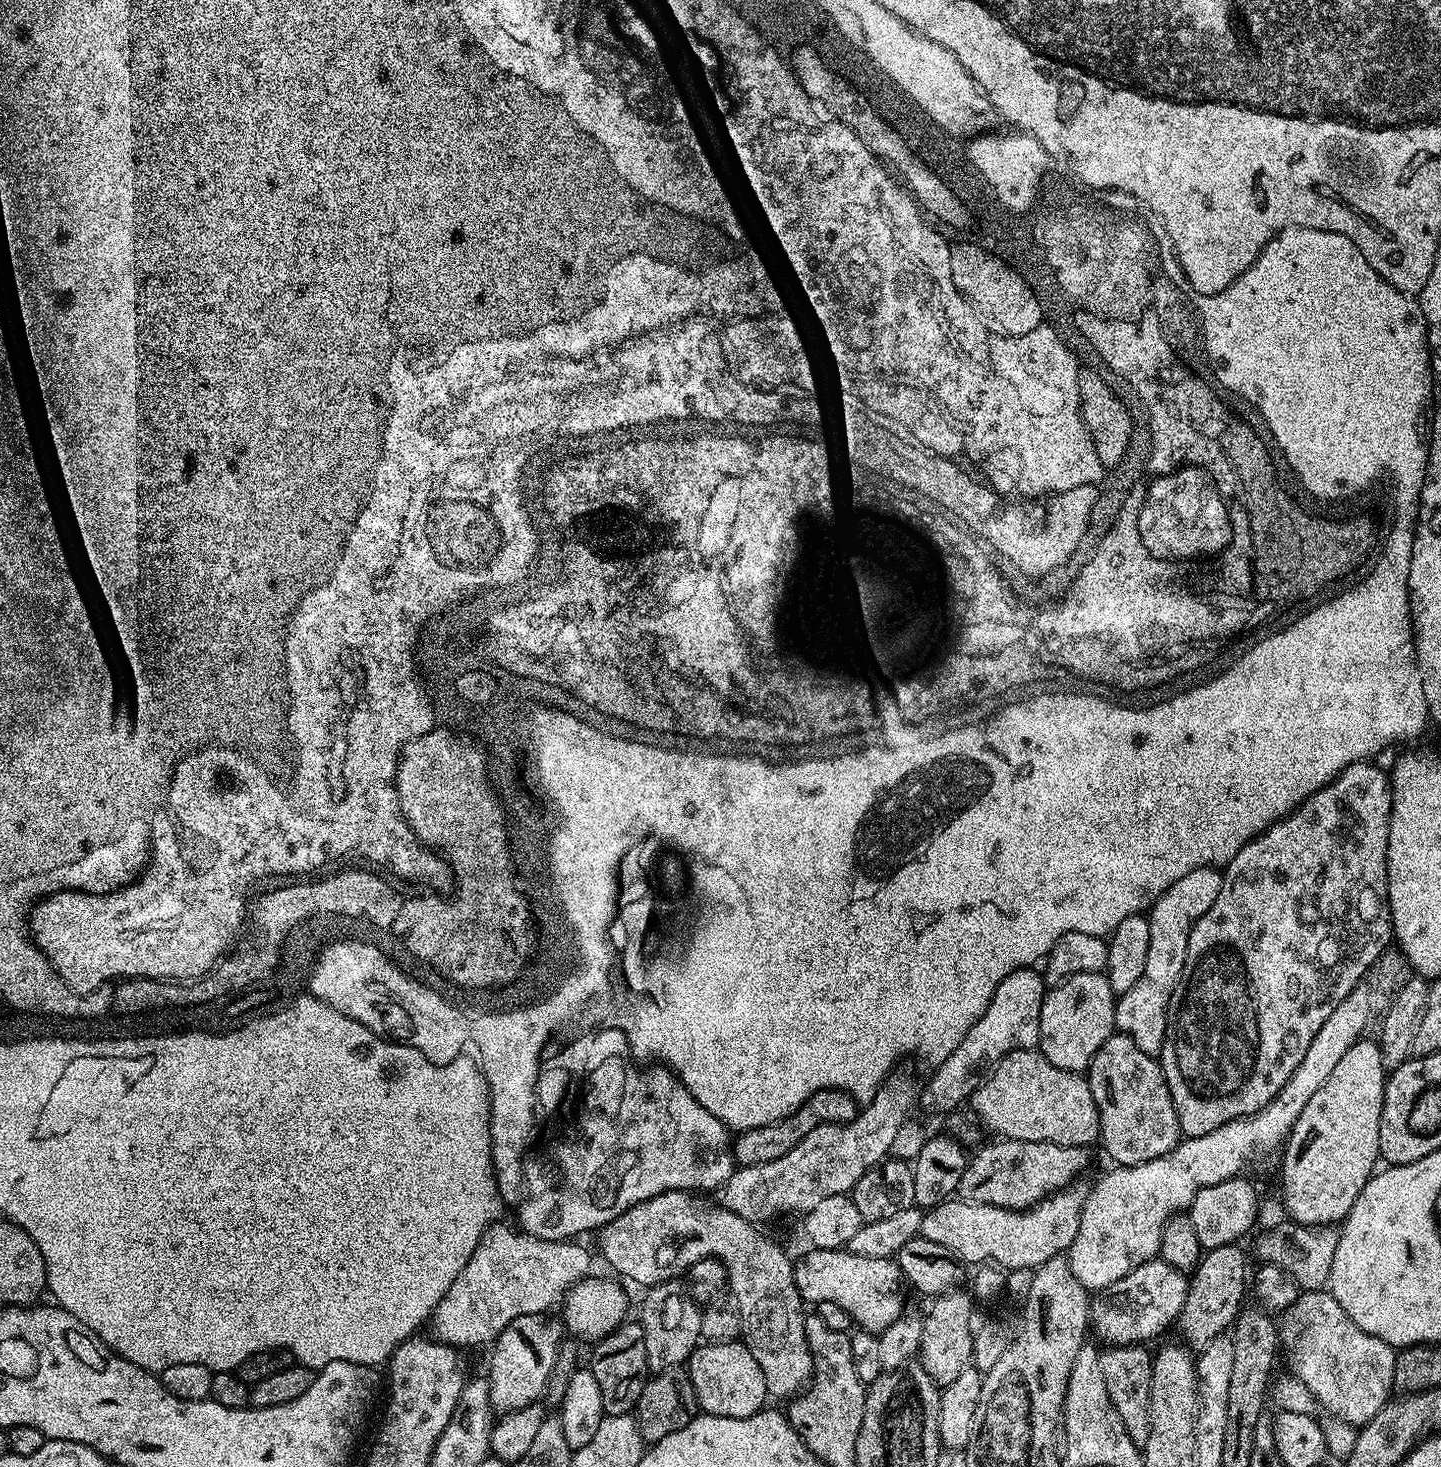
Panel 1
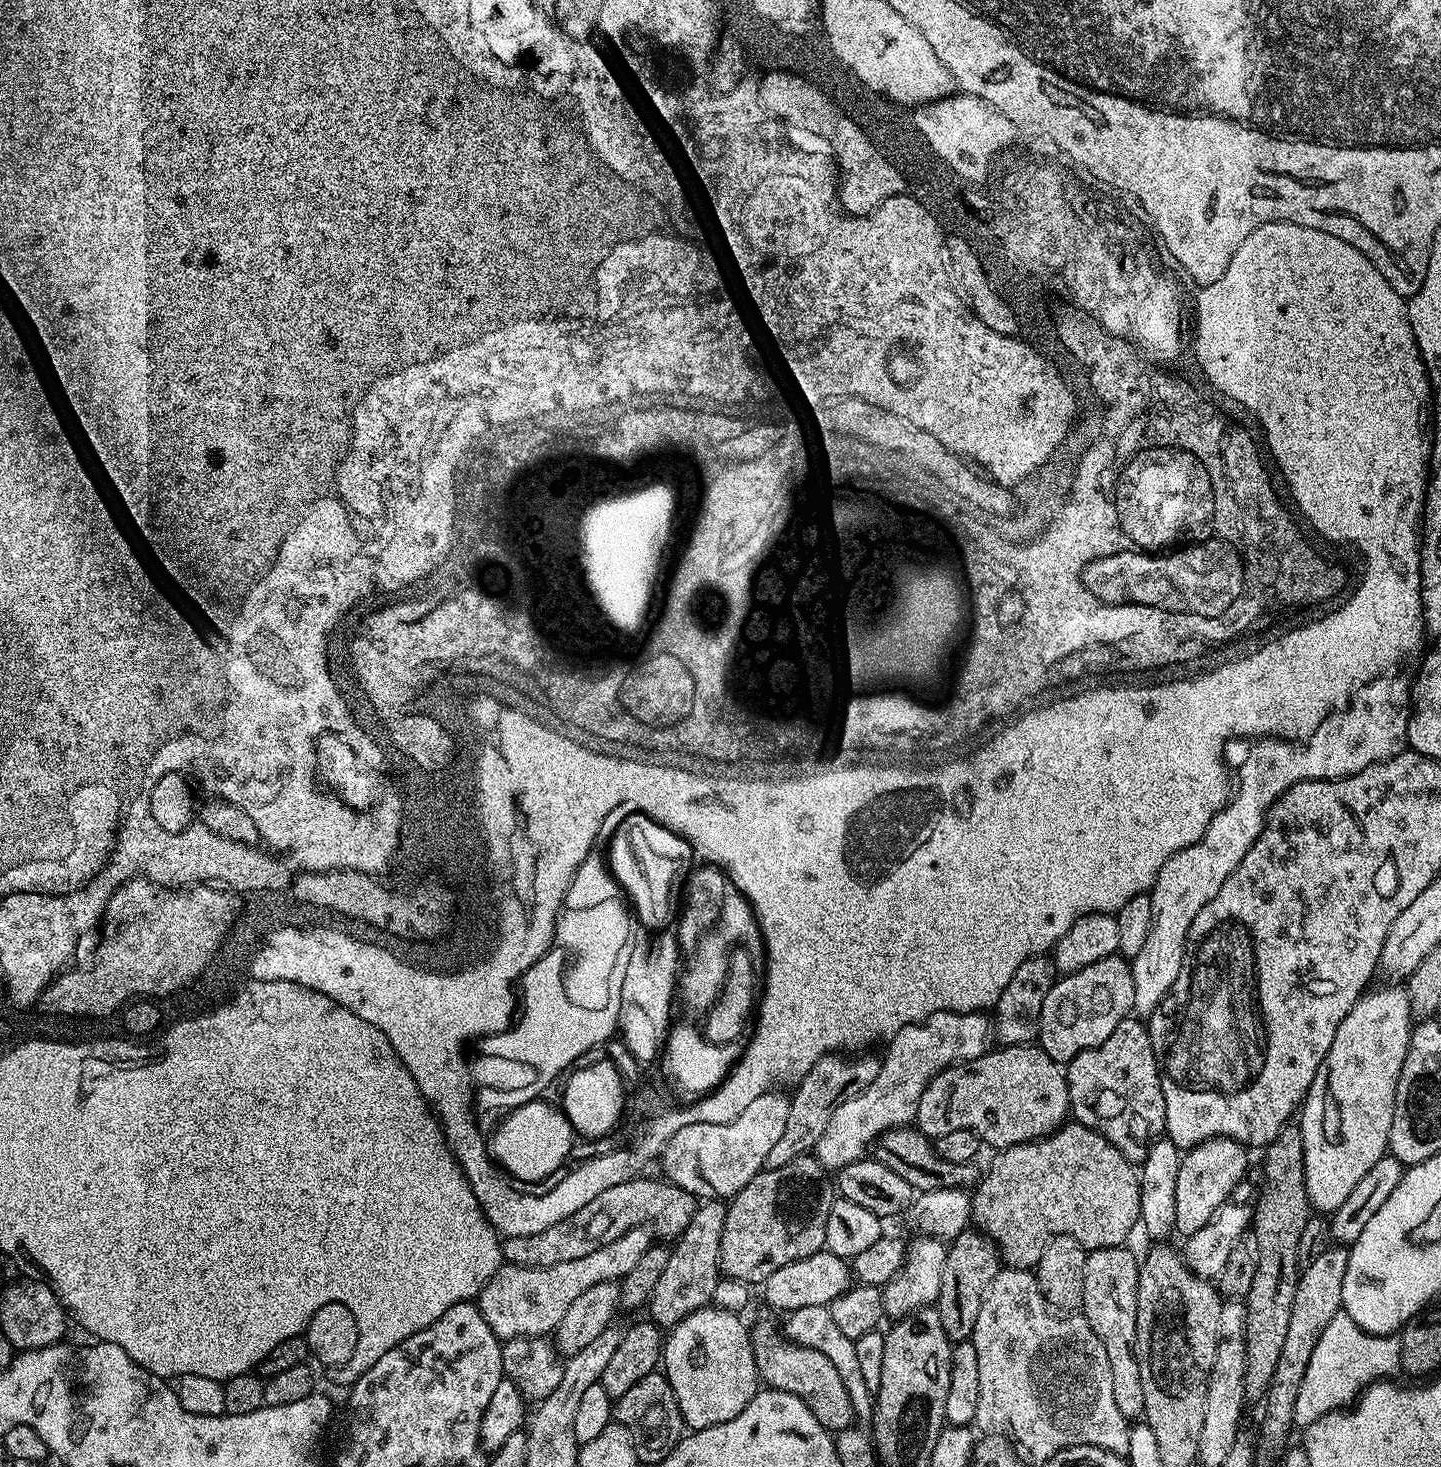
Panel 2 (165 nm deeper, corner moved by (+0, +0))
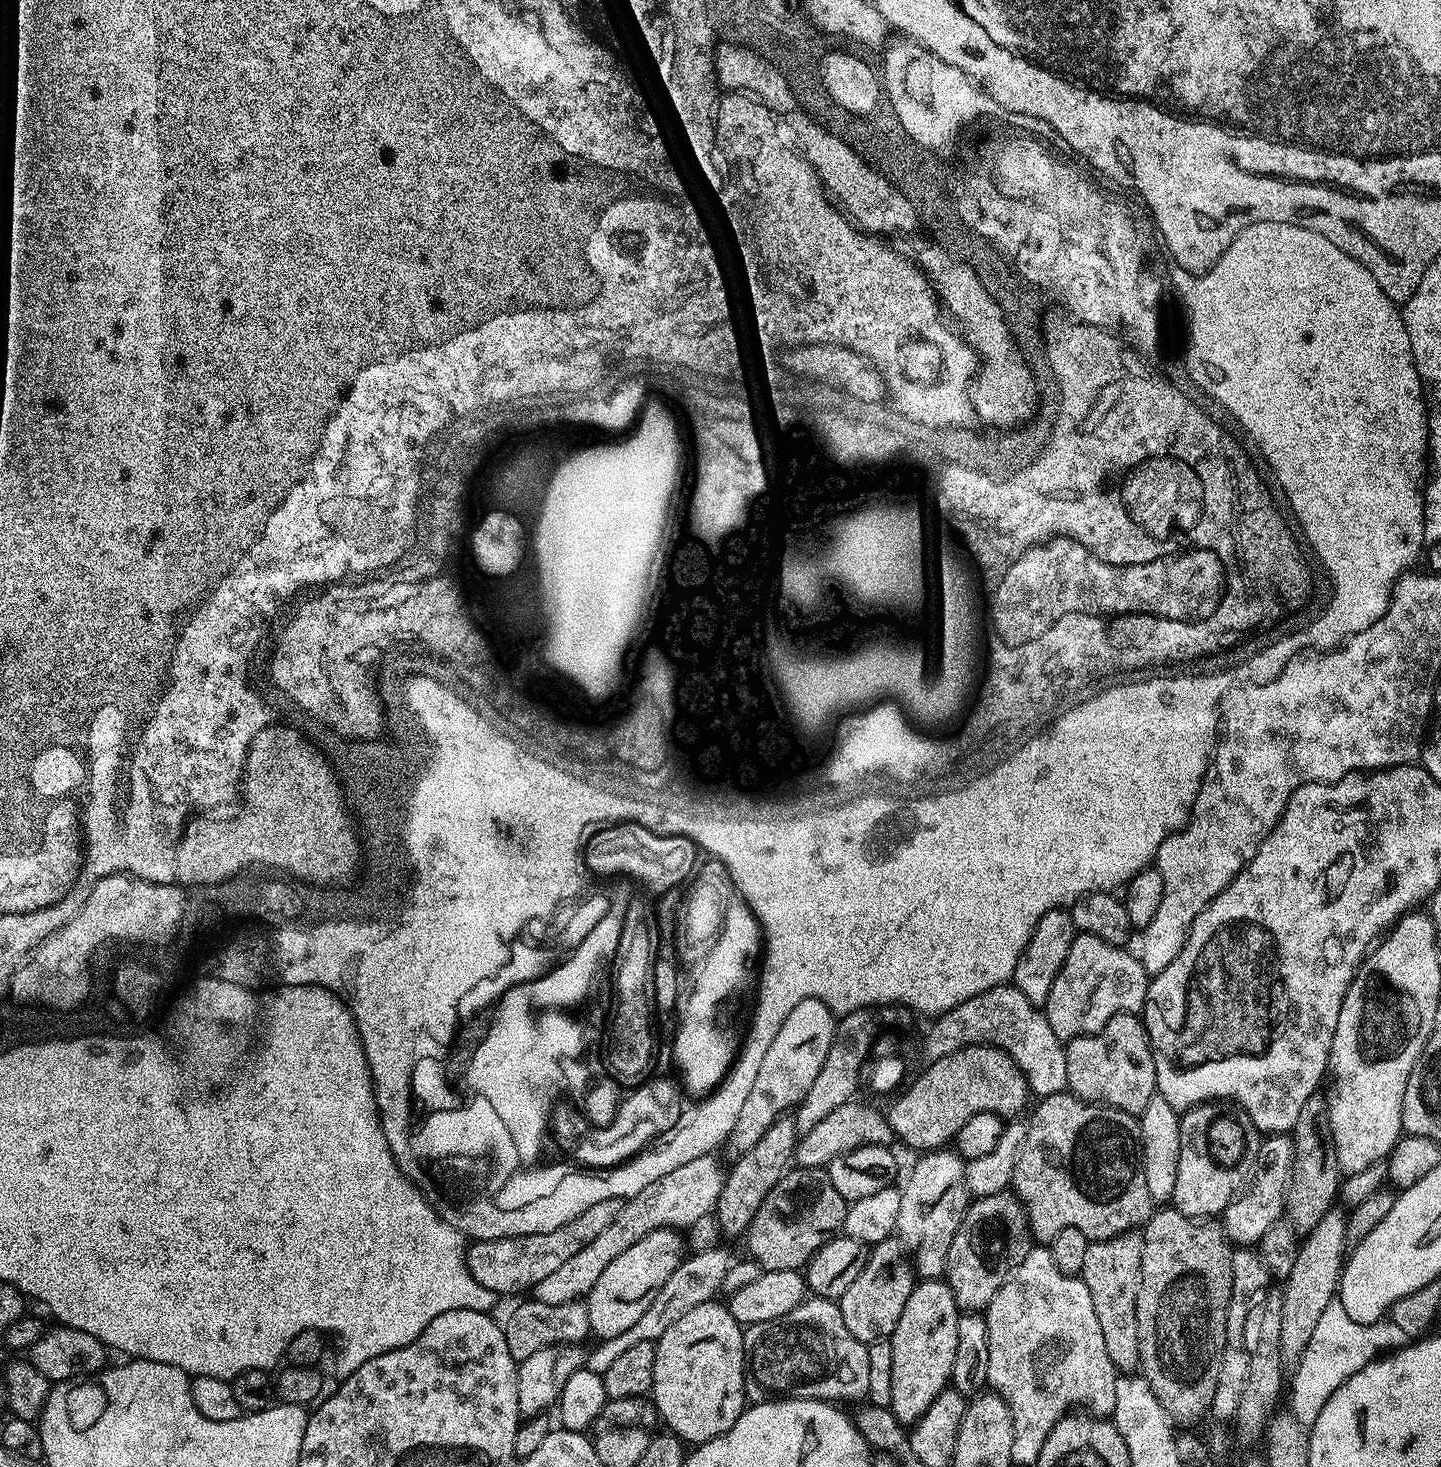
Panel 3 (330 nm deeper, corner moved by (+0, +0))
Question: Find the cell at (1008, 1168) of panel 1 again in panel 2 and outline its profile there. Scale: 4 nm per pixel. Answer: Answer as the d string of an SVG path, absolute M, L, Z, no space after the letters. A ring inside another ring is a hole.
M915 1126L892 1128L889 1132L883 1132L874 1145L874 1159L890 1166L890 1170L894 1170L894 1174L906 1178L906 1182L910 1182L910 1186L917 1193L943 1188L967 1189L969 1186L975 1185L982 1175L979 1163L946 1162L946 1158L942 1158L936 1152L933 1141L922 1135L919 1128Z

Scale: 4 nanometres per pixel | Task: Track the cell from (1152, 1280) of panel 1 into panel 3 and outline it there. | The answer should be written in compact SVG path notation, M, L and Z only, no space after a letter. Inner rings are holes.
M1268 1134L1258 1144L1258 1167L1255 1169L1256 1181L1247 1185L1248 1193L1237 1195L1232 1203L1224 1207L1222 1213L1222 1232L1233 1245L1259 1245L1262 1234L1270 1226L1281 1223L1284 1216L1284 1194L1288 1189L1288 1179L1292 1168L1292 1142L1284 1134Z

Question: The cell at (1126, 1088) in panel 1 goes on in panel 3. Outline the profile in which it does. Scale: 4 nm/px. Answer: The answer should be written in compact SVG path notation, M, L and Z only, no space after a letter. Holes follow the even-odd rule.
M1119 1012L1102 1030L1089 1036L1075 1036L1067 1041L1066 1054L1067 1091L1090 1104L1102 1104L1139 1117L1157 1095L1156 1067L1152 1046L1143 1019L1130 1012Z

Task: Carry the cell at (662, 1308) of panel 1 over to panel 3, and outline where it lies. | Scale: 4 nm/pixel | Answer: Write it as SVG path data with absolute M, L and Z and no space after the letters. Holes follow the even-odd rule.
M781 1118L766 1130L766 1134L750 1150L739 1153L736 1165L727 1169L724 1185L718 1194L718 1202L714 1209L714 1217L720 1223L720 1228L728 1236L743 1237L748 1231L754 1214L762 1206L762 1198L770 1194L772 1187L789 1171L794 1160L798 1143L796 1121L792 1118Z

